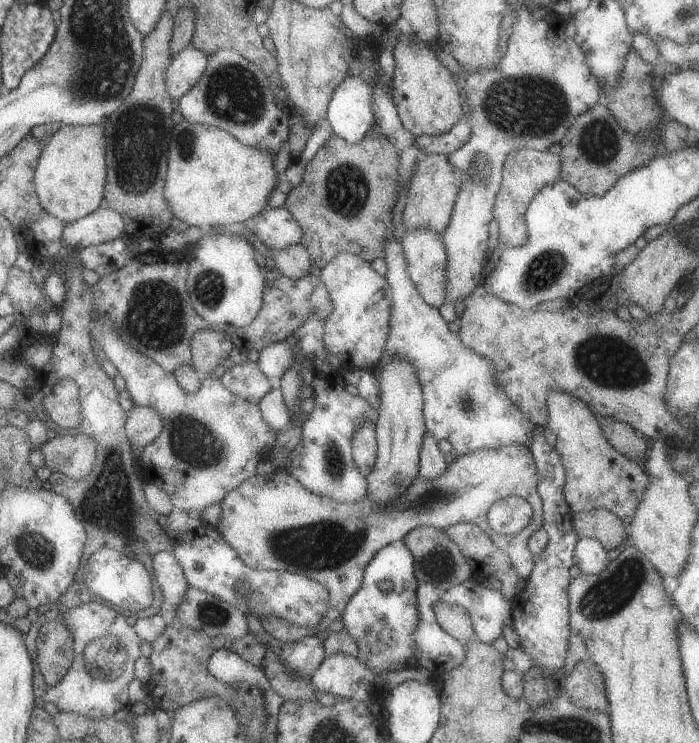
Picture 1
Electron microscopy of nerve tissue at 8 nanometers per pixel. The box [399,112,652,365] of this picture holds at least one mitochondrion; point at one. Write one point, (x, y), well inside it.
(546, 268)

